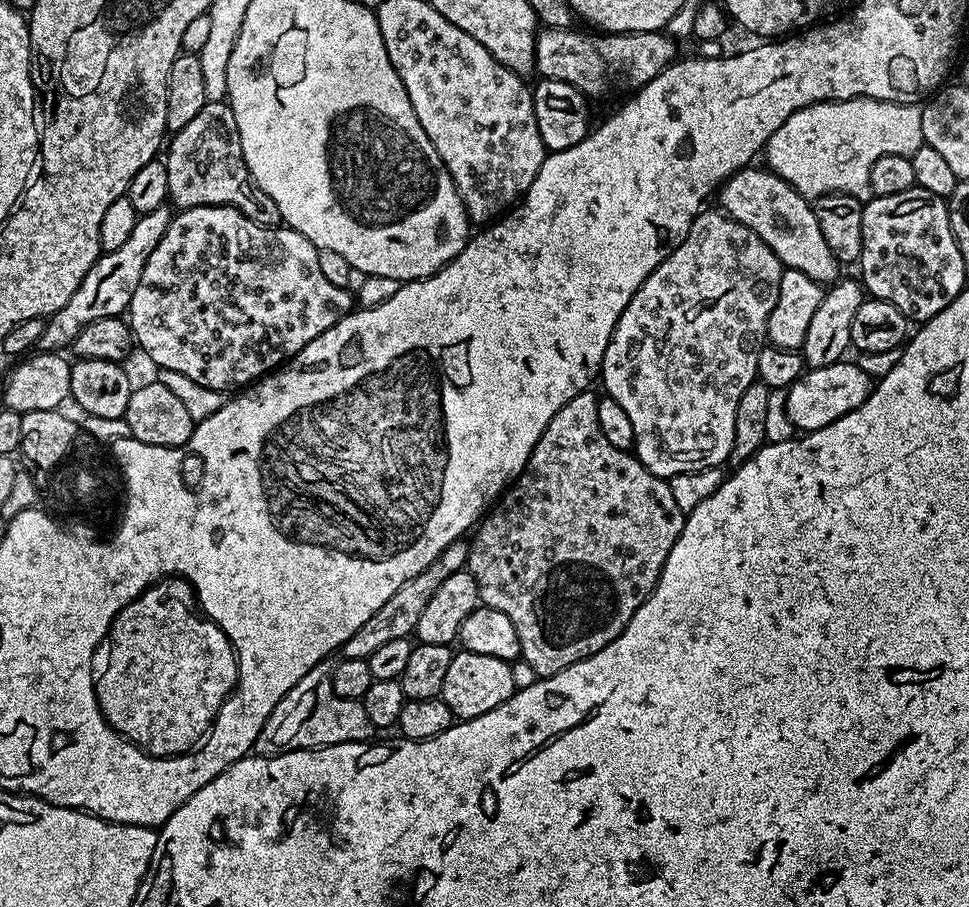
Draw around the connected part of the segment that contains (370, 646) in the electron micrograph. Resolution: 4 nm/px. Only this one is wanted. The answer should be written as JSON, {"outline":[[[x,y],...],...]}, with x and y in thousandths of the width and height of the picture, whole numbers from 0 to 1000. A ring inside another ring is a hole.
{"outline":[[[473,594],[464,602],[460,602],[460,606],[456,606],[456,611],[448,615],[448,620],[444,620],[444,624],[436,628],[436,633],[423,637],[419,646],[412,648],[379,686],[374,686],[374,690],[369,690],[369,695],[356,708],[354,718],[359,721],[379,721],[390,717],[390,712],[402,708],[402,703],[424,702],[431,690],[431,681],[436,681],[436,673],[440,673],[444,659],[448,659],[452,646],[456,646],[456,642],[460,642],[464,633],[480,630],[482,621],[483,600],[478,594]]]}

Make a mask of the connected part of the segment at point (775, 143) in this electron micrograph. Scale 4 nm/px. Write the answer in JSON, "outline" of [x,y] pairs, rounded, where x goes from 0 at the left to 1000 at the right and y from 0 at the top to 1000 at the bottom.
{"outline":[[[891,108],[852,110],[815,126],[799,143],[793,154],[791,181],[829,216],[841,218],[868,212],[895,223],[901,217],[898,183],[914,170],[940,174],[953,159],[951,126],[944,115]]]}

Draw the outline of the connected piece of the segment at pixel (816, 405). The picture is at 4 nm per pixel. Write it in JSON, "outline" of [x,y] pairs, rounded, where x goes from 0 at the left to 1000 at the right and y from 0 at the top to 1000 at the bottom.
{"outline":[[[881,399],[858,401],[851,406],[834,406],[830,413],[821,418],[817,422],[817,427],[812,429],[811,437],[813,437],[813,442],[810,443],[809,450],[813,453],[814,465],[819,471],[826,472],[821,474],[833,479],[844,474],[848,470],[852,470],[857,465],[861,465],[865,461],[869,461],[869,456],[873,456],[877,452],[890,448],[890,443],[894,443],[894,439],[900,433],[901,427],[901,416],[895,415]]]}

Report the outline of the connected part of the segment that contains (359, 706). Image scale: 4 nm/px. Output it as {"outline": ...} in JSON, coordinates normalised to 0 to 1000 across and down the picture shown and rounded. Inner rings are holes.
{"outline":[[[337,731],[324,734],[275,792],[270,809],[262,818],[260,829],[266,834],[286,834],[292,829],[309,829],[311,825],[335,825],[353,818],[380,818],[386,804],[378,788],[375,772],[350,772],[343,760],[343,736]]]}

